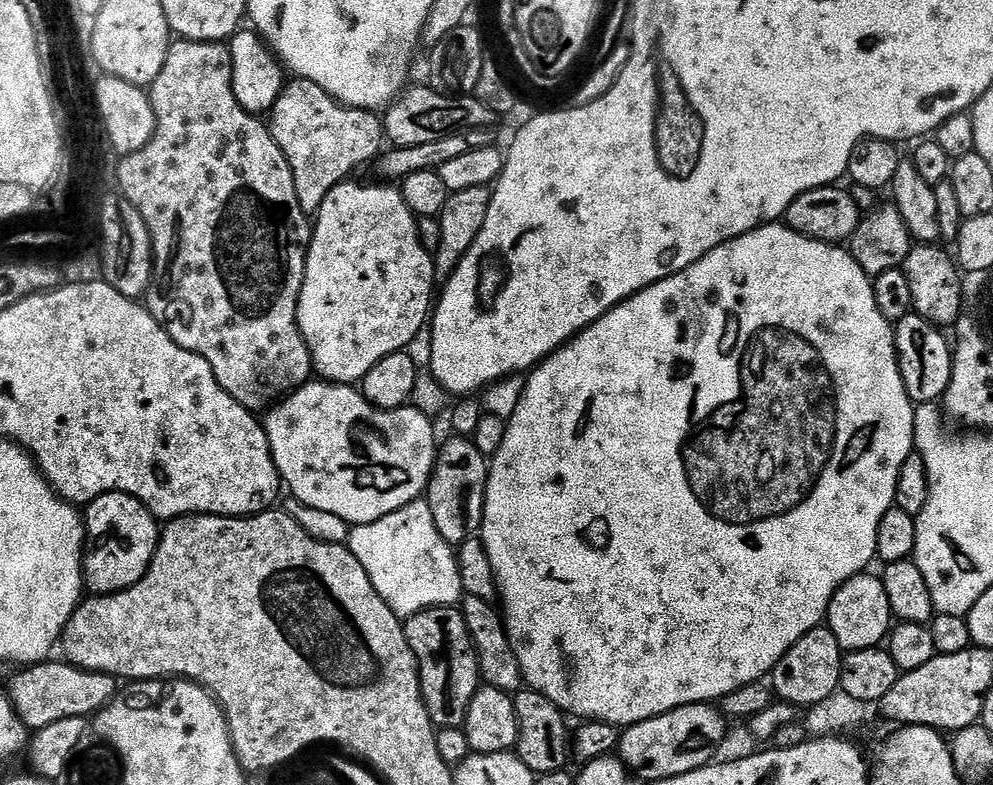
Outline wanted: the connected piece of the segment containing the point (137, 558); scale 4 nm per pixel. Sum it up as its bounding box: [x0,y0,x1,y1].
[82,493,162,593]

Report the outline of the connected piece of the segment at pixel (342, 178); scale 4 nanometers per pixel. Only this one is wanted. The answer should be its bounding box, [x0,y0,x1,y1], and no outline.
[270,79,386,214]

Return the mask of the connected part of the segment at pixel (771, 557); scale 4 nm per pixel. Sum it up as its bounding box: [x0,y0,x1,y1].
[478,223,915,726]

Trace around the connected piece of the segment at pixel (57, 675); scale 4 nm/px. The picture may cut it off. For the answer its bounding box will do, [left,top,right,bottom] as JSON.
[6,658,118,730]

